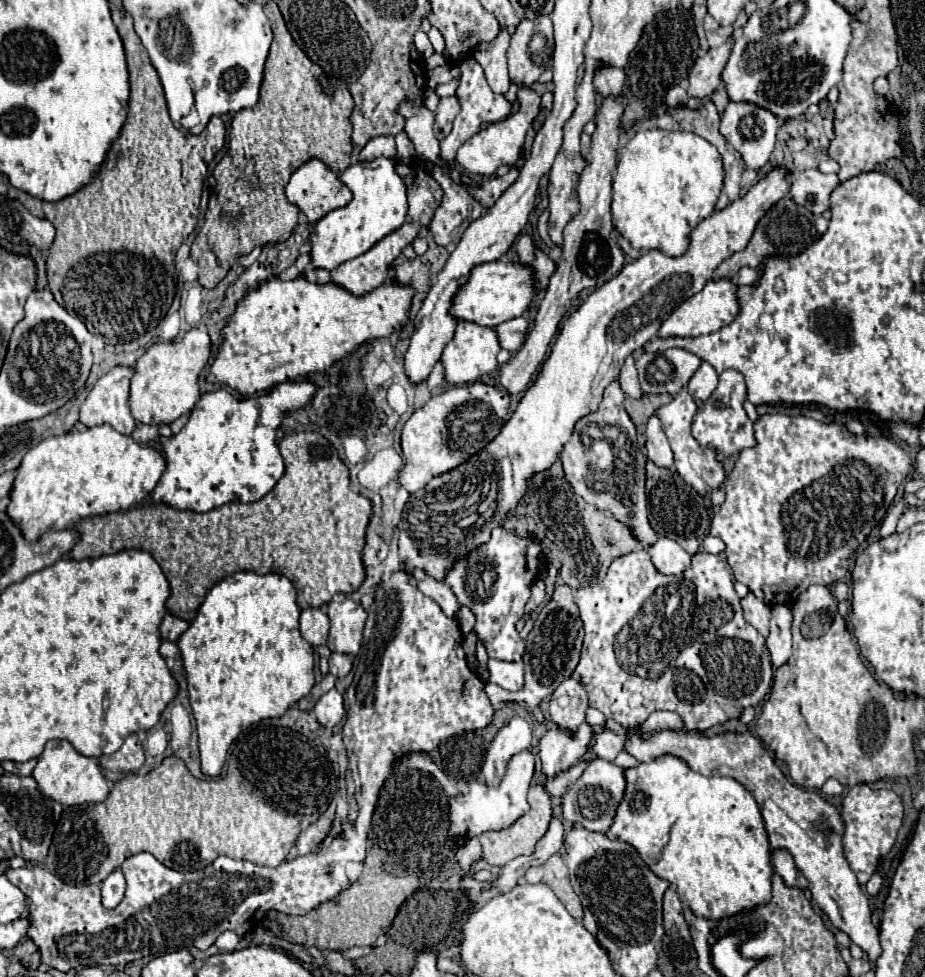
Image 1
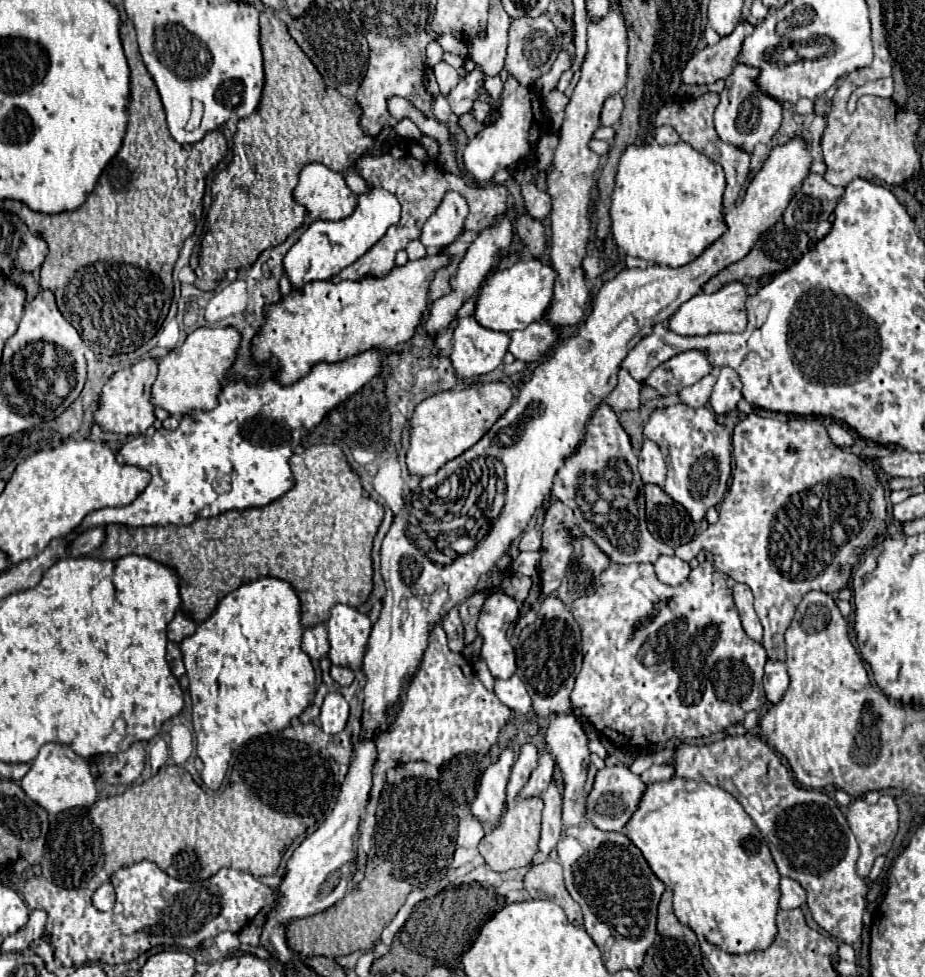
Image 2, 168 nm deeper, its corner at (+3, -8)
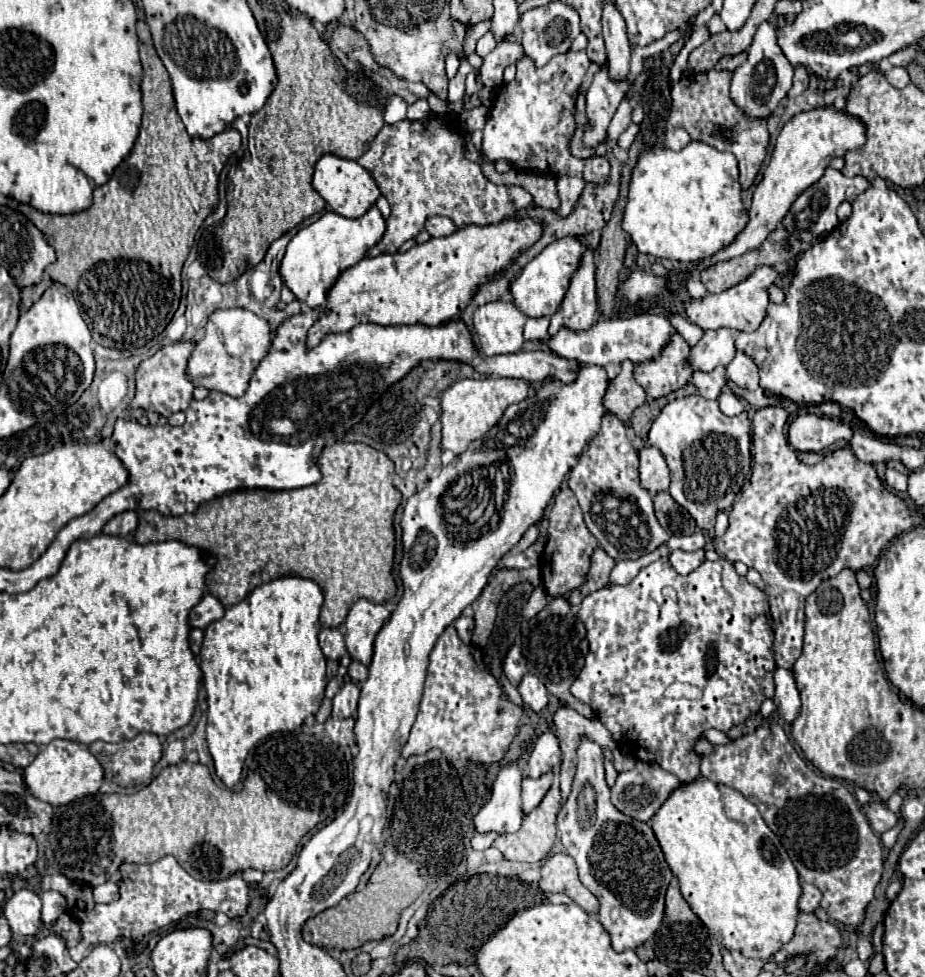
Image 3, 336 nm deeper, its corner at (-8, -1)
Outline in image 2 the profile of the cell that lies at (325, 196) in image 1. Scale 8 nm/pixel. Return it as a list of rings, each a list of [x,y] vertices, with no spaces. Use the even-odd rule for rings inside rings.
[[[307,164],[301,174],[299,174],[299,184],[293,192],[295,200],[299,204],[303,204],[309,212],[309,216],[313,220],[343,220],[347,216],[353,214],[355,206],[357,206],[357,196],[349,190],[349,186],[345,184],[345,178],[341,172],[329,170],[325,164]]]

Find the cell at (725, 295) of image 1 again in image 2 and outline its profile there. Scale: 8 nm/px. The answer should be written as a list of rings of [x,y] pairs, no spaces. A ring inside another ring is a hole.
[[[731,282],[715,294],[701,292],[679,306],[679,310],[671,316],[669,328],[683,336],[705,336],[705,334],[715,334],[715,332],[735,332],[735,334],[743,332],[747,326],[745,300],[747,300],[747,290],[741,282]]]

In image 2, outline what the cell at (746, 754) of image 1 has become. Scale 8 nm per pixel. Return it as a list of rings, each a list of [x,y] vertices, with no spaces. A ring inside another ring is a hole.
[[[745,734],[745,736],[727,736],[719,742],[707,744],[707,746],[689,746],[681,744],[675,752],[675,760],[671,762],[675,766],[675,776],[689,778],[695,782],[707,782],[711,786],[719,786],[727,790],[751,816],[755,826],[759,828],[761,836],[765,838],[773,860],[779,868],[779,874],[785,878],[791,878],[799,882],[807,890],[807,906],[815,918],[815,922],[827,930],[833,938],[839,938],[847,944],[853,944],[861,938],[863,928],[863,910],[865,910],[865,896],[867,896],[867,880],[857,874],[857,858],[859,858],[859,844],[849,830],[849,824],[845,816],[841,814],[837,802],[821,792],[821,790],[807,790],[797,786],[789,770],[783,766],[775,750],[763,742],[759,736]],[[751,796],[761,798],[761,812],[749,802]]]

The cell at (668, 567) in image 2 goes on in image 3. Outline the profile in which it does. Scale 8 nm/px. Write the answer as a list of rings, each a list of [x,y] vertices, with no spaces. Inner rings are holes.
[[[672,551],[670,553],[670,563],[672,567],[680,573],[680,575],[688,575],[692,573],[694,569],[698,569],[704,561],[704,551],[692,551],[692,553],[686,553],[686,551]]]

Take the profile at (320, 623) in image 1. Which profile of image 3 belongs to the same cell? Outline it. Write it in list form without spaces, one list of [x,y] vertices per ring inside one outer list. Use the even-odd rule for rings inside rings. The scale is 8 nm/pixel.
[[[322,629],[318,639],[320,639],[320,647],[328,659],[338,661],[342,655],[346,655],[344,635],[340,629]]]

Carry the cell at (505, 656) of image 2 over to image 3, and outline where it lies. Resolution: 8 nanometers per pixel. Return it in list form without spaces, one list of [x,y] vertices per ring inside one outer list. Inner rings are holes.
[[[510,647],[510,651],[508,651],[502,667],[504,667],[504,673],[506,673],[508,681],[516,687],[516,685],[520,683],[522,675],[526,673],[526,661],[524,661],[524,657],[522,657],[520,647]]]

